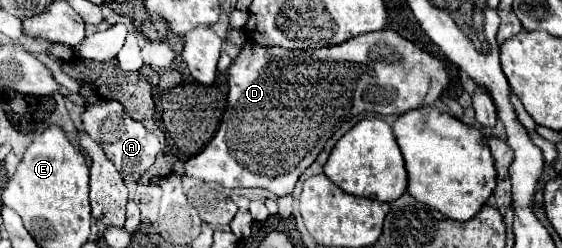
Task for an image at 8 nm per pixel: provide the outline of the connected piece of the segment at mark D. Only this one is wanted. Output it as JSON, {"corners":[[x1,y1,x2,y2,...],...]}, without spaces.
{"corners":[[390,29,364,33,348,39,346,43,312,51,286,51,282,47,264,49,248,41,228,69,228,105,220,129,204,151,184,163,184,175,220,183,230,189,262,187,278,197,290,195,304,169,310,167,322,151,326,143,324,127,336,125,338,119,350,119,364,111,400,115,420,107,422,103,434,105,448,85,450,77,442,61]]}

